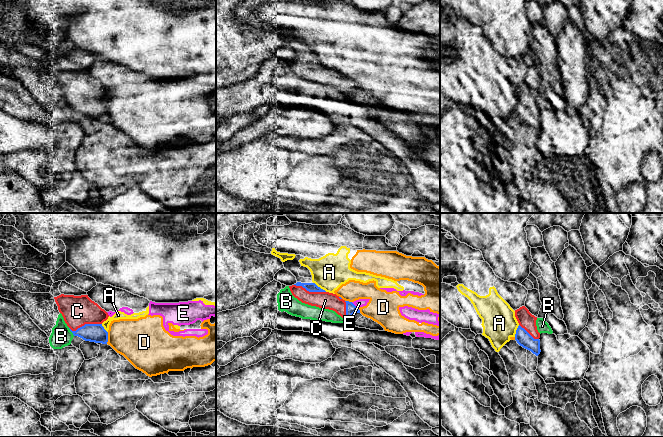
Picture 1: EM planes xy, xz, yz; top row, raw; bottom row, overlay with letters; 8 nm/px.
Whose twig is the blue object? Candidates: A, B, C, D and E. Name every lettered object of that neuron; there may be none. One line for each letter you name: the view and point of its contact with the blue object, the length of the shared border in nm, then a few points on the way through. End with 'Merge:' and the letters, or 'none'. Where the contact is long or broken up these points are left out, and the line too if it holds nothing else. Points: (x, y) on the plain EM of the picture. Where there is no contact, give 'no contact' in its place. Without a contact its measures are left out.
C: xy (85, 100) | 260 nm
Merge: C

